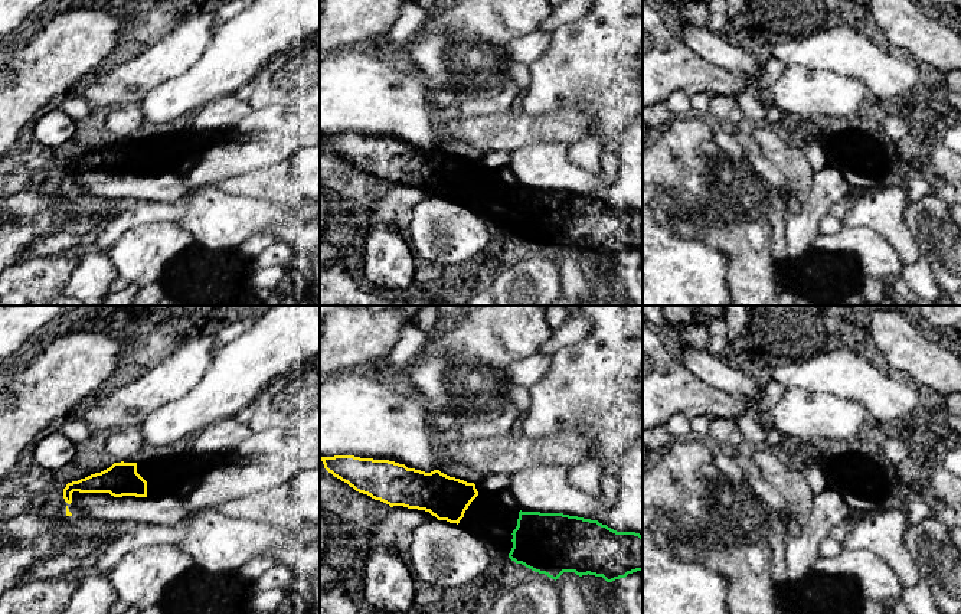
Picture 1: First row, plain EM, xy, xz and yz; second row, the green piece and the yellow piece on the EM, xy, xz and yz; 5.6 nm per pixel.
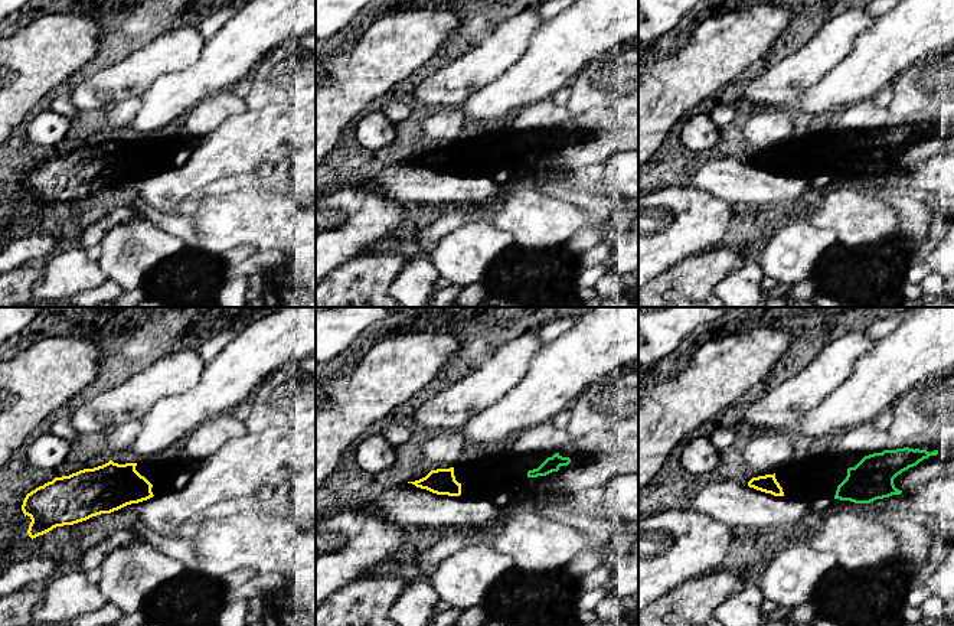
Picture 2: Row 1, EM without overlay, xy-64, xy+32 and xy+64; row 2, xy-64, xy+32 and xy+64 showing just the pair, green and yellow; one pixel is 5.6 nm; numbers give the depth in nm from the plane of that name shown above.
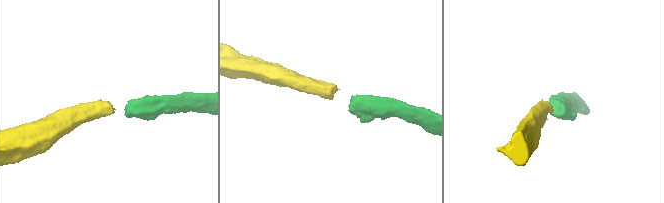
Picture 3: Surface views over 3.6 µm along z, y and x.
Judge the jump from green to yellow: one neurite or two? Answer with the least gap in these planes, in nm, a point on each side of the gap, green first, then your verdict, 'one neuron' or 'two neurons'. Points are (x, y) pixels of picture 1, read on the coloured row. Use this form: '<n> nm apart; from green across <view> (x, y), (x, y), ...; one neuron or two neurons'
260 nm apart; from green across xz (519, 512), (477, 495); one neuron

